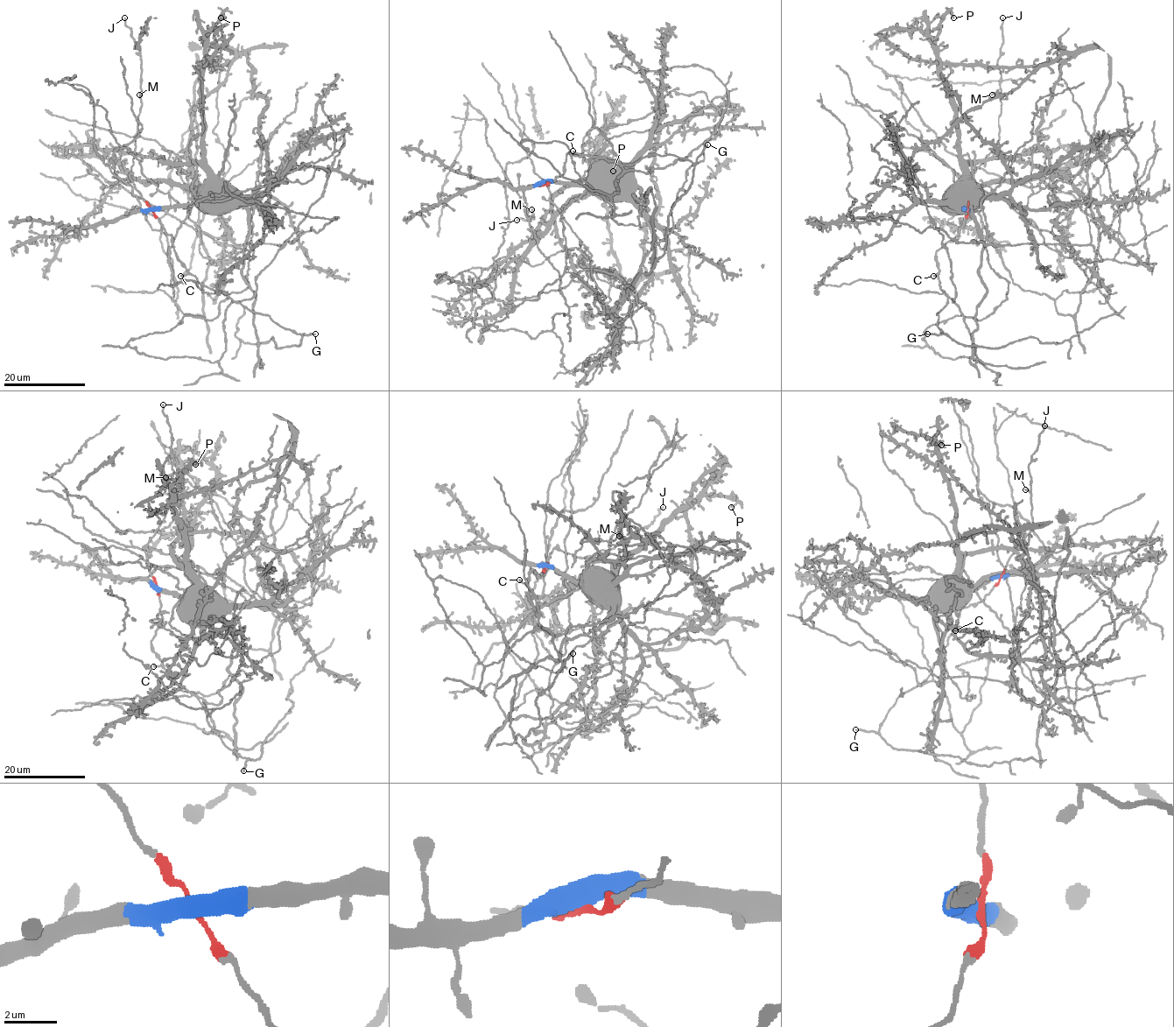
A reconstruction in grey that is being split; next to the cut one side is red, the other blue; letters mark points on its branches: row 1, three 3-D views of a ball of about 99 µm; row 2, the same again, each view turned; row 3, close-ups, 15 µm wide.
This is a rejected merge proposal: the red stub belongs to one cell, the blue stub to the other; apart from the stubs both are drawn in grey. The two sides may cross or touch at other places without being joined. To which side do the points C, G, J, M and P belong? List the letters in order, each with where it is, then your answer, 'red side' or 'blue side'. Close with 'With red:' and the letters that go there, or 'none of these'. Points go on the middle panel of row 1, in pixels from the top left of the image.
C: (572, 151) | red side
G: (707, 144) | red side
J: (516, 220) | red side
M: (531, 209) | red side
P: (613, 171) | blue side
With red: C, G, J, M

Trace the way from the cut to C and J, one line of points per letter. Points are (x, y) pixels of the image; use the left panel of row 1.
C: (151, 209), (170, 235), (178, 259), (187, 271), (180, 277)
J: (151, 209), (135, 186), (130, 173), (142, 103), (141, 59), (140, 48), (124, 18)

